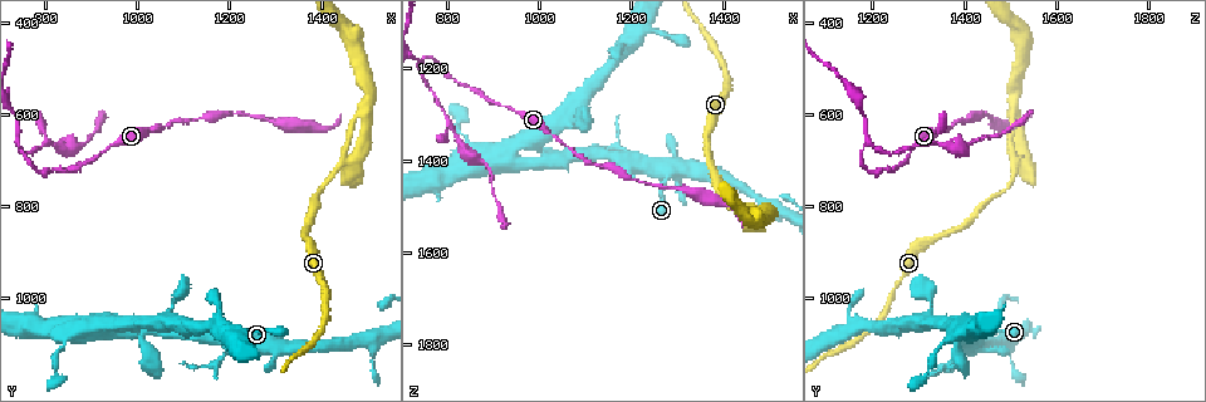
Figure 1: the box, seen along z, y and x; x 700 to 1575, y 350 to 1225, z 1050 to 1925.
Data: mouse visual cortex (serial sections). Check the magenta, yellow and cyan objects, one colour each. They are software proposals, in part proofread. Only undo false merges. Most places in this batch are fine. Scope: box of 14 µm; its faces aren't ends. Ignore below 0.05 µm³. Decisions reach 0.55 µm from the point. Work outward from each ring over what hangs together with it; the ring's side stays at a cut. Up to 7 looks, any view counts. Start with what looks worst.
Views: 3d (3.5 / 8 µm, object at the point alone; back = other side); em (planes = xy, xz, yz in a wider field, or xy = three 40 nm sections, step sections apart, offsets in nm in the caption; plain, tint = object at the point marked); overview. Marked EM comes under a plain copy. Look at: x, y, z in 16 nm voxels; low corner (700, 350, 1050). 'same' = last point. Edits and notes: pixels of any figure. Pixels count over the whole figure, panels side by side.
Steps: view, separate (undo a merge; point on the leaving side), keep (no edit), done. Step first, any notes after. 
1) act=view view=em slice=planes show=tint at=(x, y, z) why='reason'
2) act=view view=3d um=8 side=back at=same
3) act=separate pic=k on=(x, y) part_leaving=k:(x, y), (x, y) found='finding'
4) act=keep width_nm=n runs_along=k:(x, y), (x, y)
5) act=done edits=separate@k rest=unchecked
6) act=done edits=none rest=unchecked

act=view view=3d um=3.5 at=(800, 655, 1315) why='three-way junction'

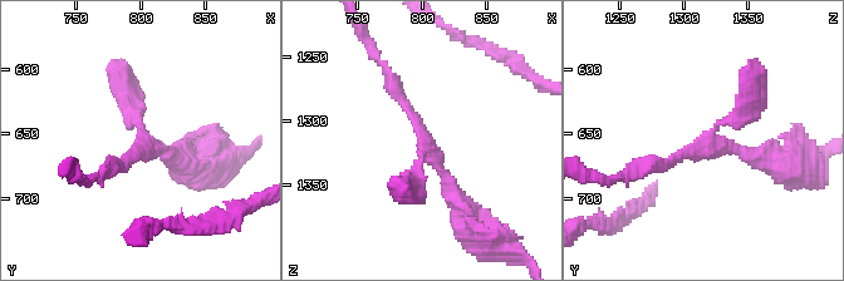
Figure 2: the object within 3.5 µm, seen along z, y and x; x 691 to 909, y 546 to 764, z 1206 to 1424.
act=keep arm_widths_nm=150,200,250 found='continuous, no second cell'

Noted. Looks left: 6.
act=view view=3d um=3.5 at=(1465, 710, 1525) why='three-way junction'

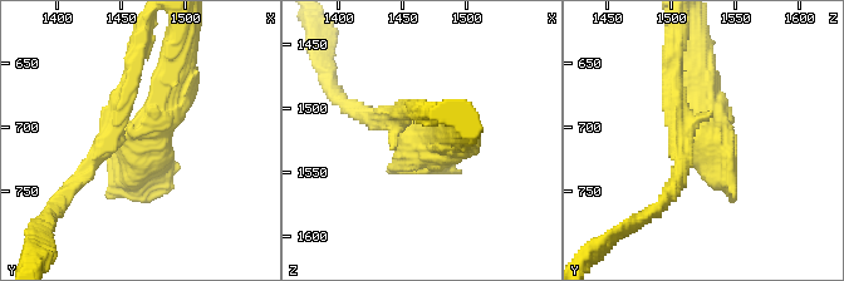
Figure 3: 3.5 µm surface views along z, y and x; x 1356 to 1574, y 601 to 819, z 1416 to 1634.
act=view view=em slice=planes show=tint at=(1464, 704, 1522)

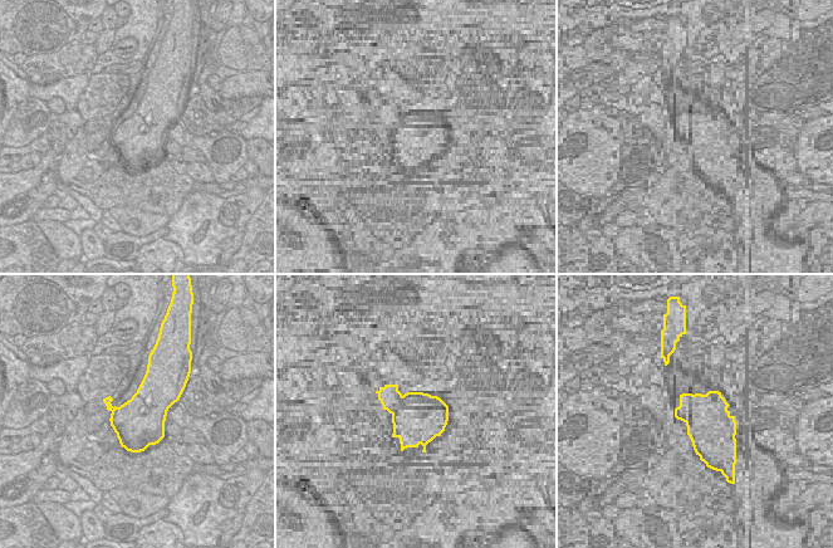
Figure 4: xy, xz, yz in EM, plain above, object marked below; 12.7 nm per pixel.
act=keep runs_along=3:(81, 181), (153, 123), (177, 65) found='all the same cell'

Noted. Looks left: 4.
act=view view=3d um=3.5 at=(1275, 1090, 1430) why='sharp bend'

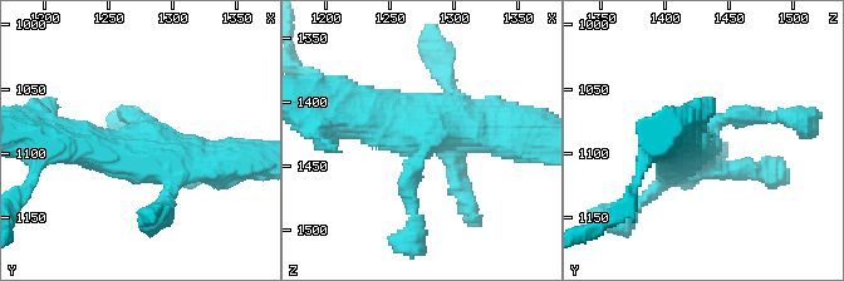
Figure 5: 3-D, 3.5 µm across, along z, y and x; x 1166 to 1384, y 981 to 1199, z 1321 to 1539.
act=view view=em slice=xy step=5 show=tint at=(1272, 1088, 1428)

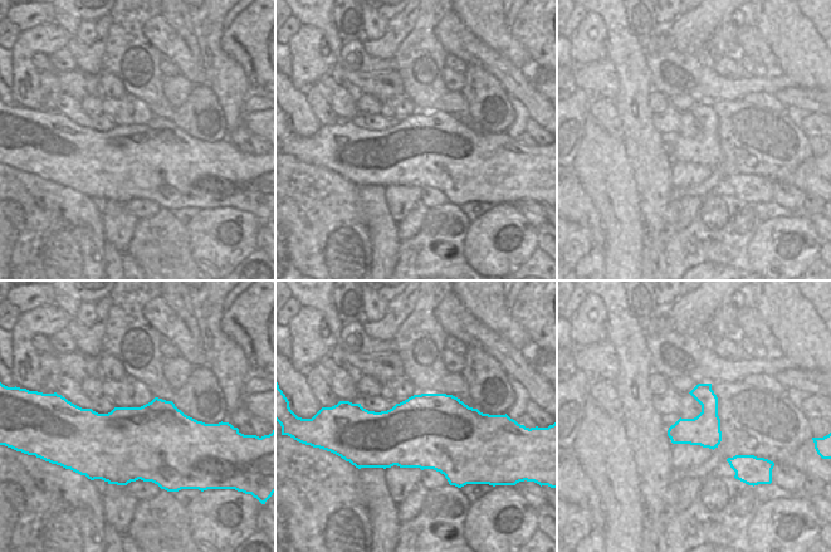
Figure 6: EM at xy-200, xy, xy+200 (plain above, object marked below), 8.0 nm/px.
act=view view=em slice=planes show=tint at=same why='another direction'

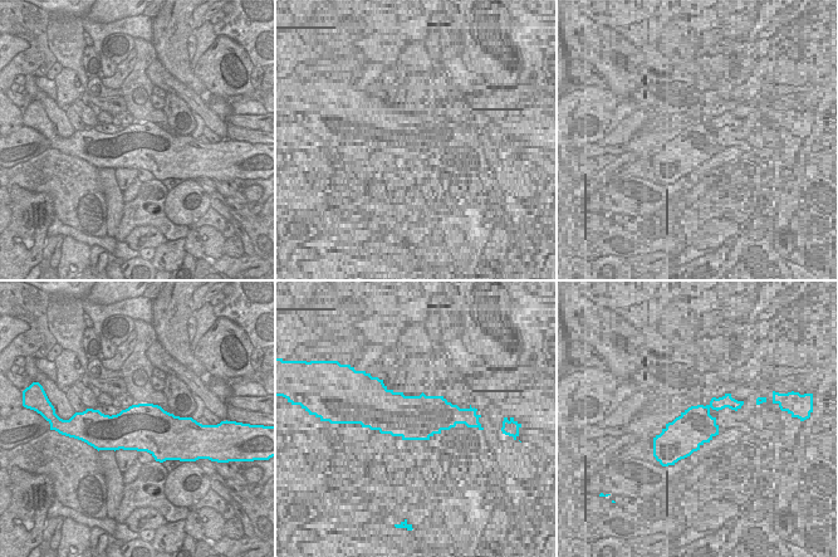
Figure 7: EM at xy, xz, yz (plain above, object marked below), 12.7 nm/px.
act=keep found='continuous, no second cell'

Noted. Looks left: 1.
act=done edits=none rest=unchecked

